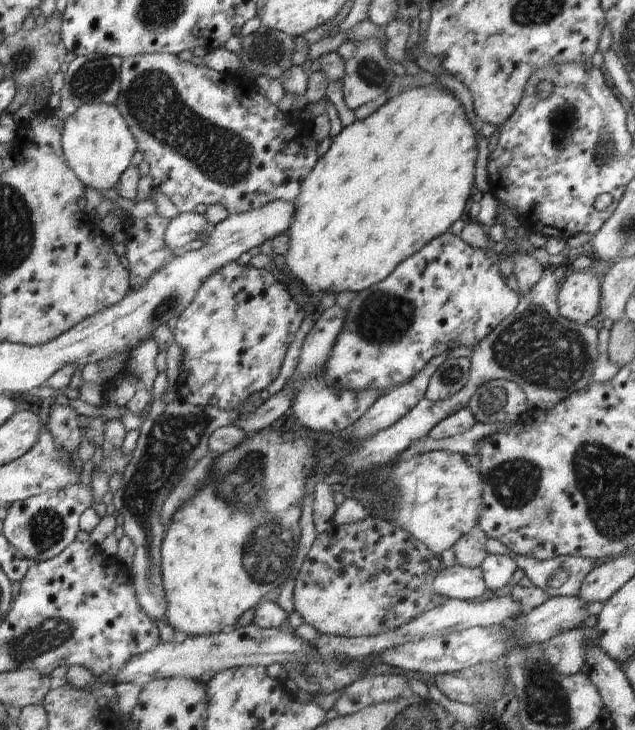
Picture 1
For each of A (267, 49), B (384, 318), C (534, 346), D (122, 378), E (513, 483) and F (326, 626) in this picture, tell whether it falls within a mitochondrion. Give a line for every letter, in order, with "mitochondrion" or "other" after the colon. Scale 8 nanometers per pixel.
A: mitochondrion
B: mitochondrion
C: mitochondrion
D: other
E: mitochondrion
F: other

